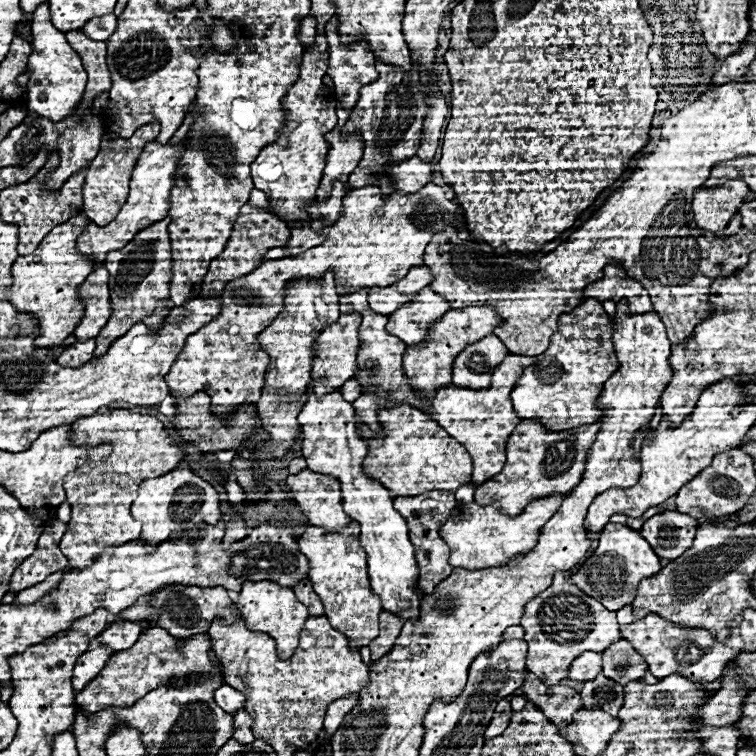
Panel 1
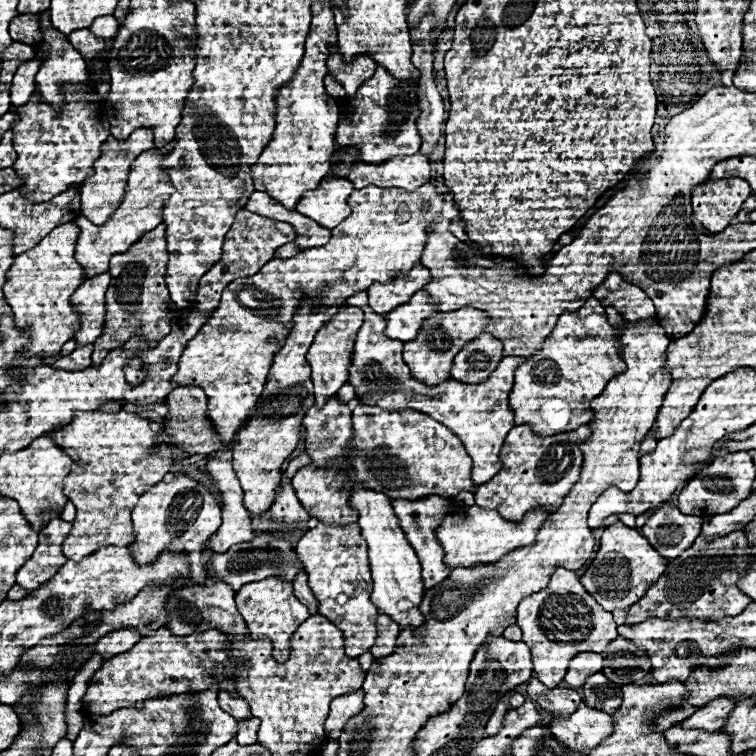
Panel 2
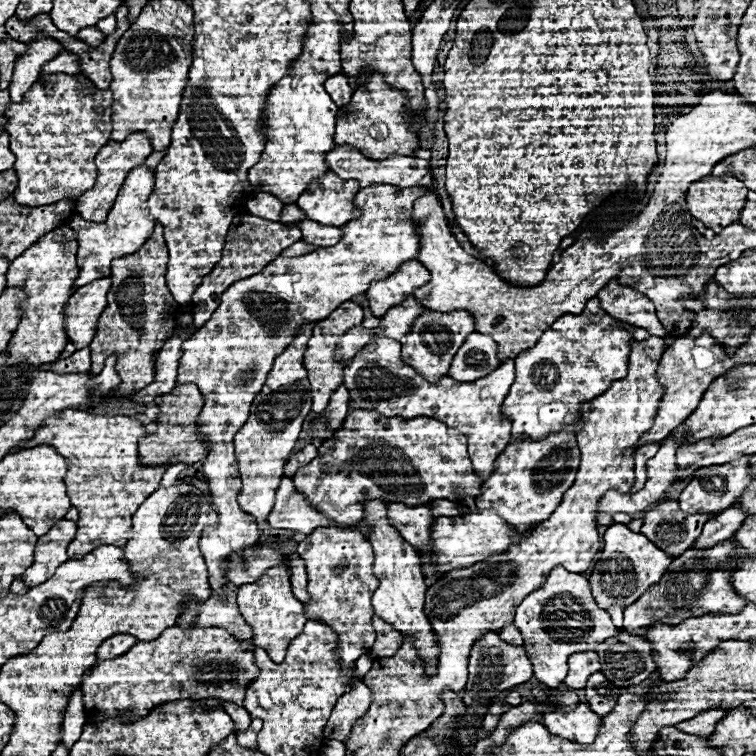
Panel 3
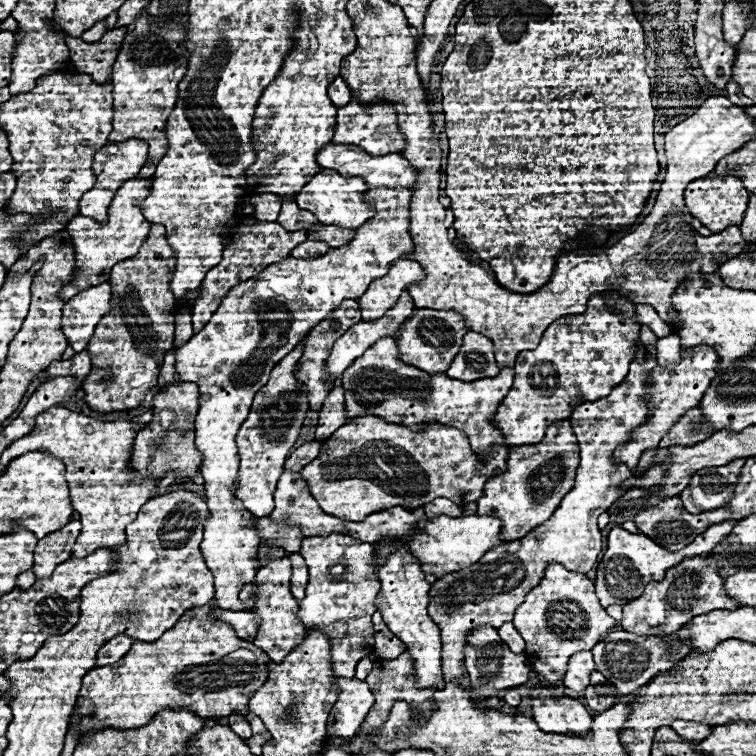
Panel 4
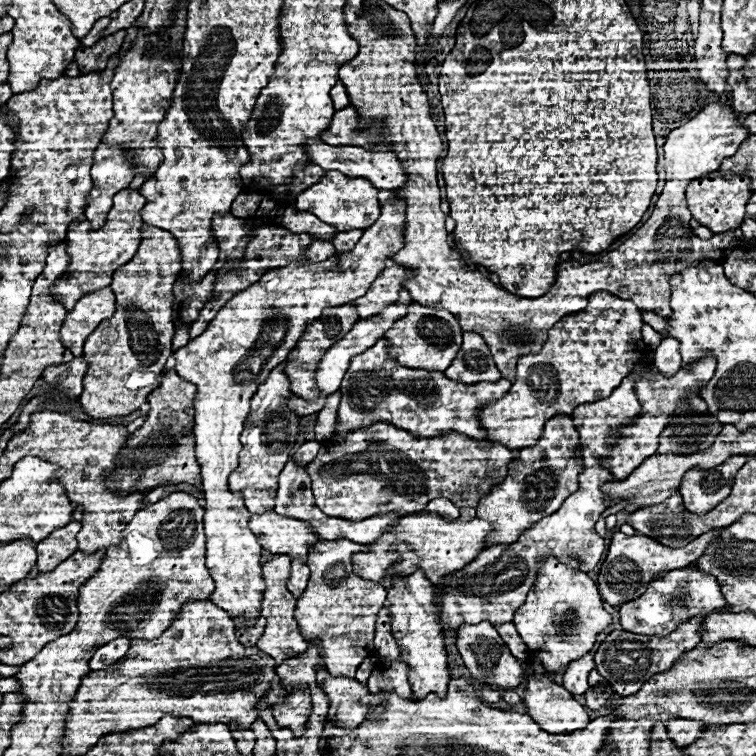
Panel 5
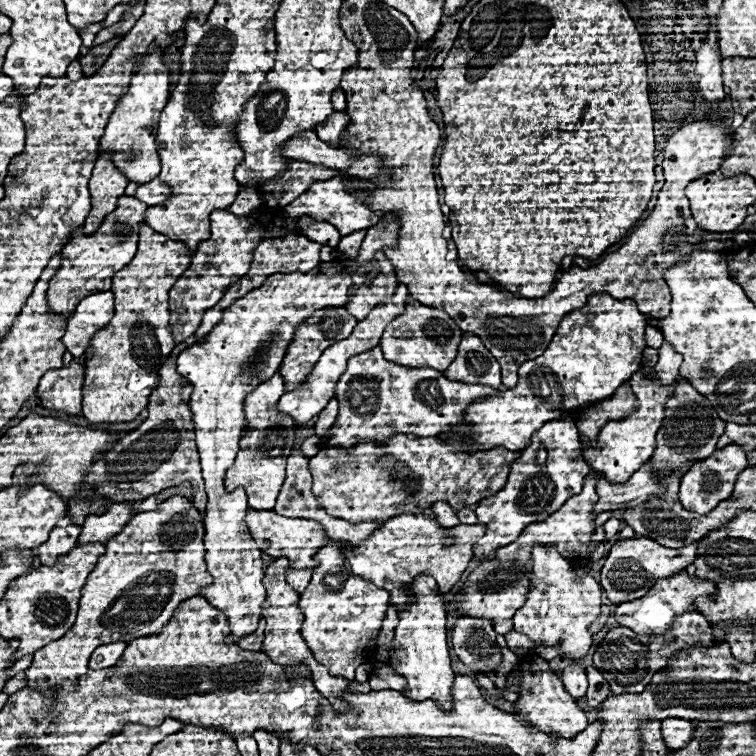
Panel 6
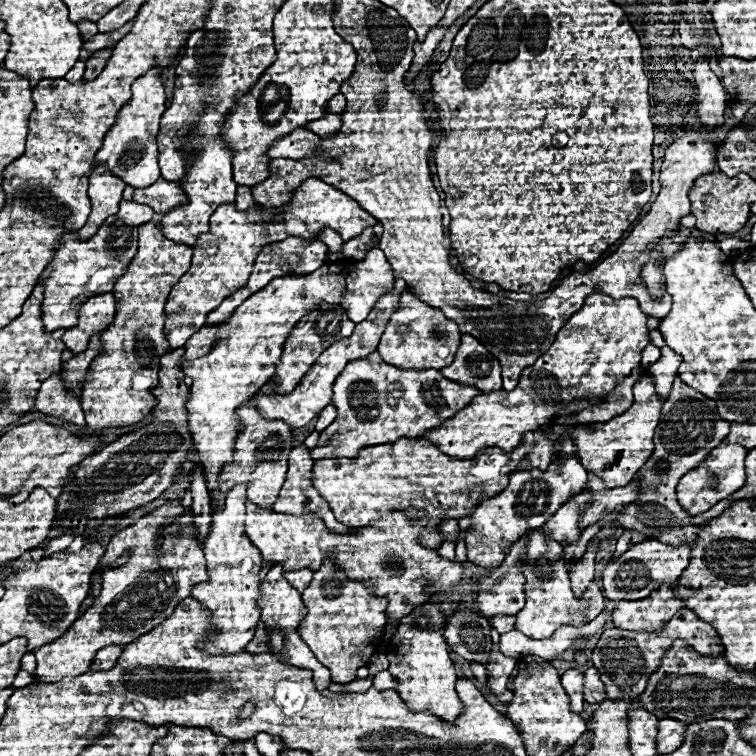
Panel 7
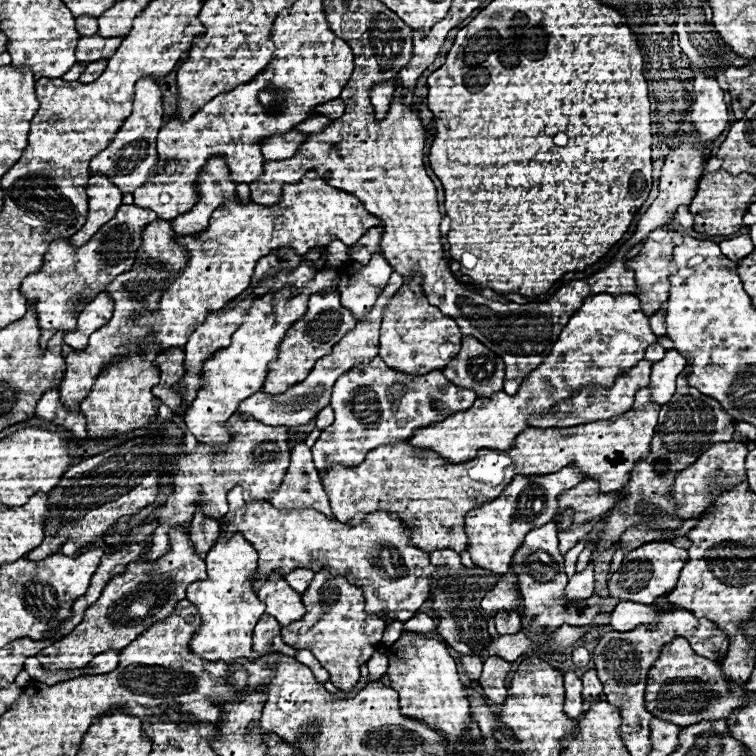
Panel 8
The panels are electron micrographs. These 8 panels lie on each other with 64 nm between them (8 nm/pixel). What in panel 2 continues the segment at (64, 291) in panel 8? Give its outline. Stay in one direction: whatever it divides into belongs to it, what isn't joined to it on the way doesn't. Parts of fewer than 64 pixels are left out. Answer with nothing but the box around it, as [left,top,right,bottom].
[76,148,170,278]

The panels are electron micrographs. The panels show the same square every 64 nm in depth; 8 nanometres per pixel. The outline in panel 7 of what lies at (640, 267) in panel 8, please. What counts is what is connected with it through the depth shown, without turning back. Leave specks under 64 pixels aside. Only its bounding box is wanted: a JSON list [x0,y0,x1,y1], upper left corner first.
[642,262,664,298]

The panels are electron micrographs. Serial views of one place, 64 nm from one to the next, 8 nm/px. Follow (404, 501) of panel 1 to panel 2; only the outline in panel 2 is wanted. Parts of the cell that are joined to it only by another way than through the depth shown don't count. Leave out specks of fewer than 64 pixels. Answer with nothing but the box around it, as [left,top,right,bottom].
[392,494,452,590]

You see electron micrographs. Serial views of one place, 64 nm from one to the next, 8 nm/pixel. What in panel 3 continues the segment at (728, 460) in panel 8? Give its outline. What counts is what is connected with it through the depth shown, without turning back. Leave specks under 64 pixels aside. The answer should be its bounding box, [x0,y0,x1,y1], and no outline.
[678,456,752,514]

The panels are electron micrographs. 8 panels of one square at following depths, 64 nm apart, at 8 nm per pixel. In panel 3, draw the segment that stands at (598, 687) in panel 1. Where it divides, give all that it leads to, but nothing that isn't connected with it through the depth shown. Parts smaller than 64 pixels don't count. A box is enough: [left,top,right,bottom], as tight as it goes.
[584,674,618,716]

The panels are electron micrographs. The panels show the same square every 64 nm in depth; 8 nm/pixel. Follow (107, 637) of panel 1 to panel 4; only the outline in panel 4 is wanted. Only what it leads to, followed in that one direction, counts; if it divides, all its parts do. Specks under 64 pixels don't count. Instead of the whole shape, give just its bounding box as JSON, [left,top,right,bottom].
[96,634,132,666]

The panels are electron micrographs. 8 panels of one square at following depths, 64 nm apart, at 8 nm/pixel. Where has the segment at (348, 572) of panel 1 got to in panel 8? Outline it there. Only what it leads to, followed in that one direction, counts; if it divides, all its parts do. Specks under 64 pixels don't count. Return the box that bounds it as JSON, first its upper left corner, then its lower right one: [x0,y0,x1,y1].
[282,568,386,692]

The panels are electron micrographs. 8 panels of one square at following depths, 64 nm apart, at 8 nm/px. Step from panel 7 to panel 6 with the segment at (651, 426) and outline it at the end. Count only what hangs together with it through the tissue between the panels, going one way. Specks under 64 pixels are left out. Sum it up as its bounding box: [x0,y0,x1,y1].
[582,370,690,484]

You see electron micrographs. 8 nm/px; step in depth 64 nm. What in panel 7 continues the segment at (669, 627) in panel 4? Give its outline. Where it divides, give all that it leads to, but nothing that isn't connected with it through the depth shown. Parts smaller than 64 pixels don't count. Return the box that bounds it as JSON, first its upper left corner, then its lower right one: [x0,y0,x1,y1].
[612,584,686,632]

